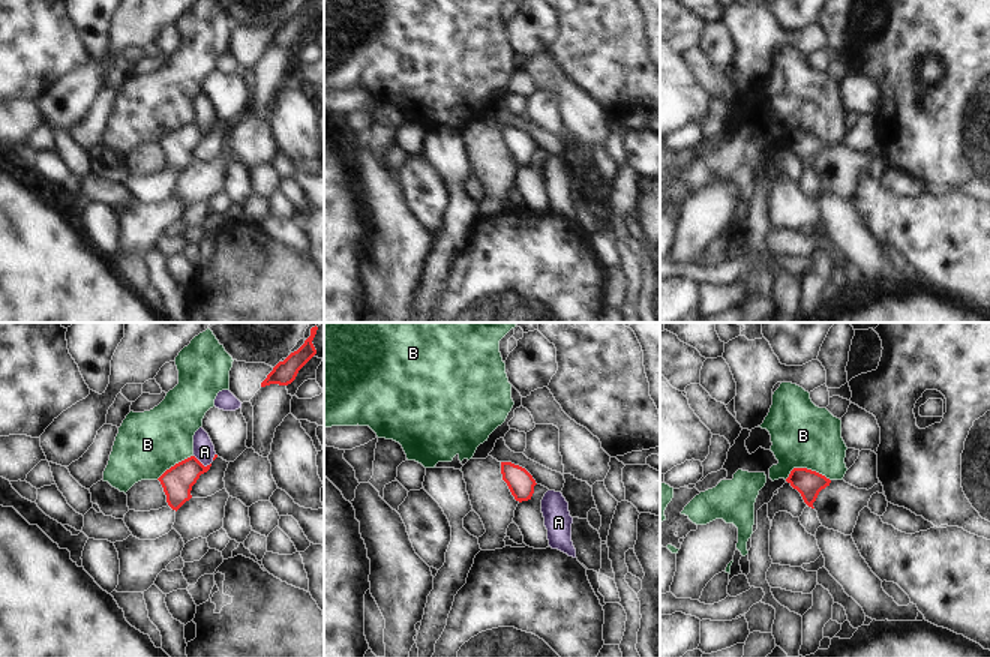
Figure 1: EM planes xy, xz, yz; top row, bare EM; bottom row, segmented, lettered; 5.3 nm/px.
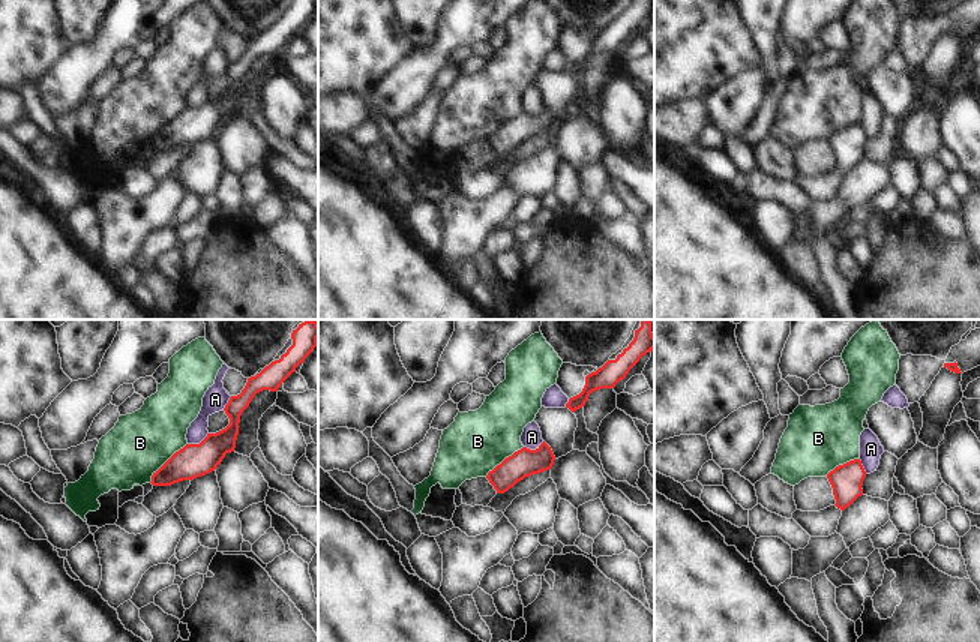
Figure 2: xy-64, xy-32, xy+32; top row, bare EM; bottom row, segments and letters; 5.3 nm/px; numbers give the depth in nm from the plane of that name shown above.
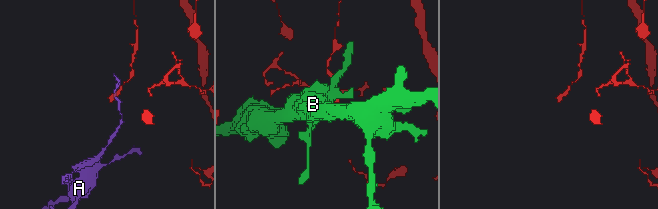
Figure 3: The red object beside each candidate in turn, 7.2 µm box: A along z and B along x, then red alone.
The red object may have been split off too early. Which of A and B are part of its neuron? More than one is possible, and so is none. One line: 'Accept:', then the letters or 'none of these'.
Accept: none of these

